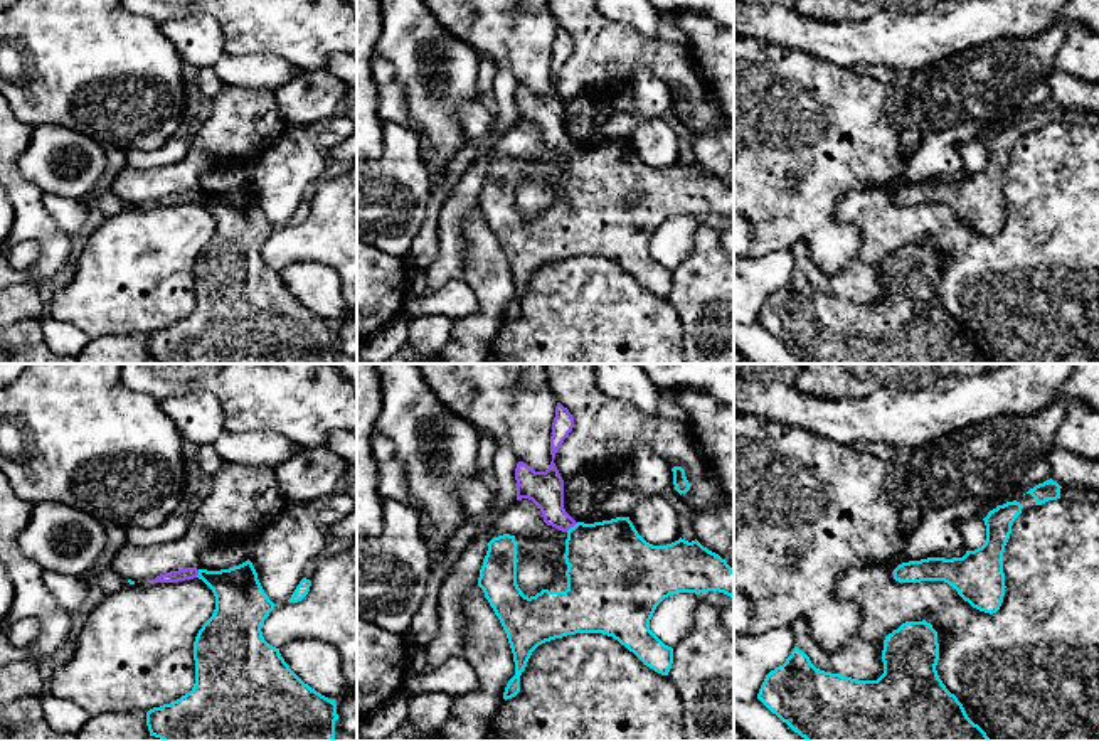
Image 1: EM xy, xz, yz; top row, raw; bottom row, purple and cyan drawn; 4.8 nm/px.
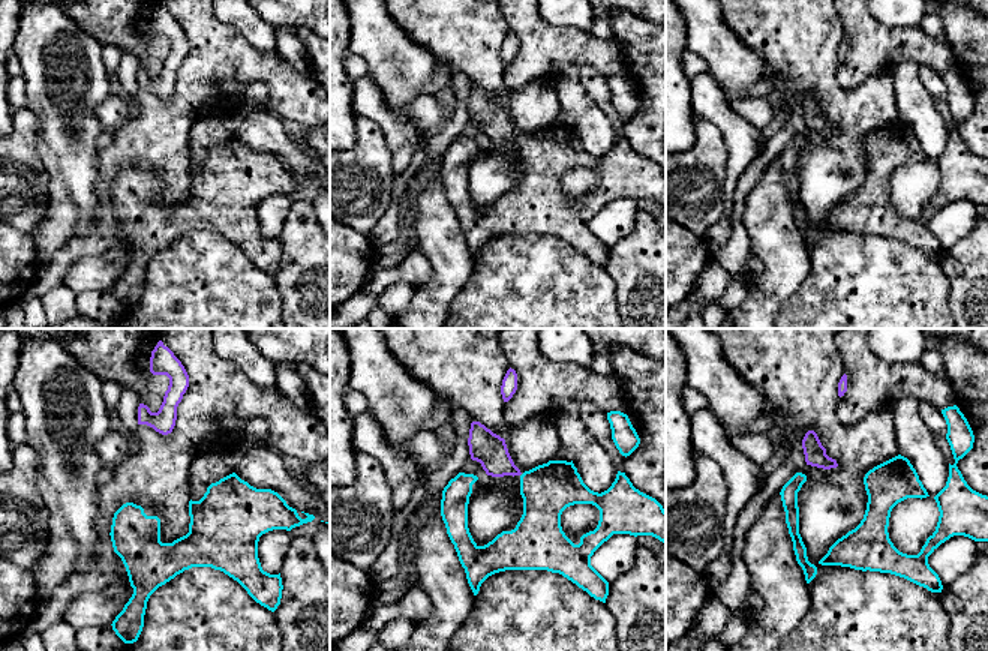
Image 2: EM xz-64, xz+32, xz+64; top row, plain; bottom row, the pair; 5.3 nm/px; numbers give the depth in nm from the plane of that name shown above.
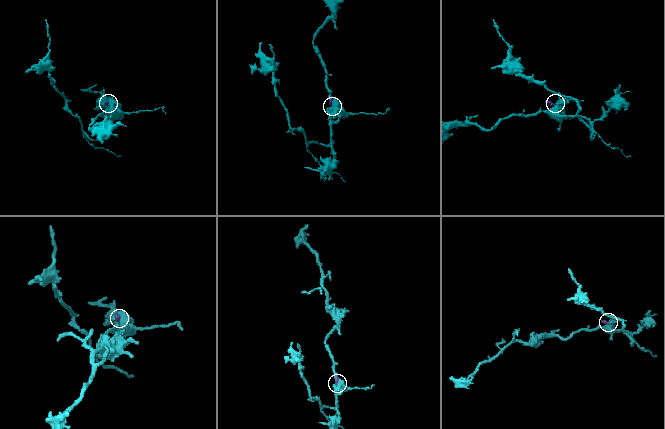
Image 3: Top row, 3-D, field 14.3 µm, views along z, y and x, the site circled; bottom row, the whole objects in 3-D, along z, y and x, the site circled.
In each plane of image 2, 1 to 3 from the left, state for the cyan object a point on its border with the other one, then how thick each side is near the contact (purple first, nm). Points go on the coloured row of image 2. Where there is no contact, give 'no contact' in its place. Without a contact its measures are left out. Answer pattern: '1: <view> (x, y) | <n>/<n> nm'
1: no contact
2: no contact
3: no contact

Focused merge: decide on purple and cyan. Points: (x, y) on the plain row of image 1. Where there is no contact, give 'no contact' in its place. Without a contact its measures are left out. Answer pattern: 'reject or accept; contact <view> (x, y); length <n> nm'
accept; contact xz (571, 149); length 80 nm

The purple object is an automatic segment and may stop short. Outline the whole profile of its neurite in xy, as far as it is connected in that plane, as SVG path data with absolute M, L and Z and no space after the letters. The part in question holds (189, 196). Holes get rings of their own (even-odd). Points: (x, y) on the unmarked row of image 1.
M252 185L207 194L185 190L151 205L202 202L215 219L215 232L194 264L195 307L180 322L146 335L150 359L162 364L333 364L338 342L335 323L305 307L284 285L279 271L263 259L263 246L274 232Z

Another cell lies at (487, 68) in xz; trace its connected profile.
M488 56L480 57L478 83L476 83L476 93L478 94L491 91L496 71L498 71L498 66L491 57L488 57Z

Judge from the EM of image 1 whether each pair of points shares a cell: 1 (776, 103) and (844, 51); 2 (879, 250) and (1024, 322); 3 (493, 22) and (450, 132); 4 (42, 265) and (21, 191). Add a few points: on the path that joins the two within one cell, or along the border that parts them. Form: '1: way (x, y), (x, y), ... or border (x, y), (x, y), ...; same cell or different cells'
1: border (791, 51), (806, 51), (845, 68); different cells
2: way (914, 233), (934, 233), (988, 287); same cell
3: border (448, 32), (463, 39), (480, 56); different cells
4: way (46, 246), (46, 234), (31, 219), (27, 209); same cell

